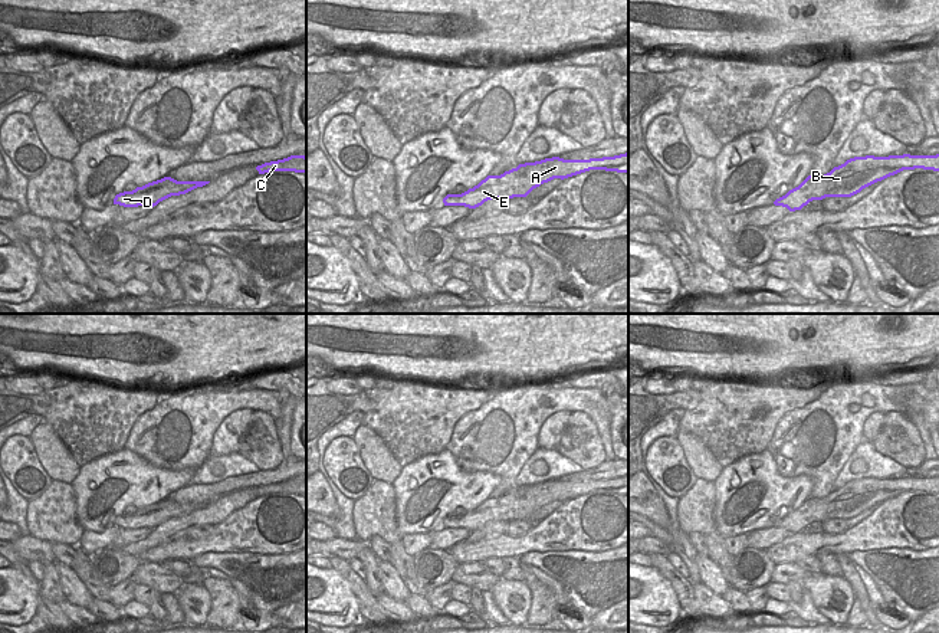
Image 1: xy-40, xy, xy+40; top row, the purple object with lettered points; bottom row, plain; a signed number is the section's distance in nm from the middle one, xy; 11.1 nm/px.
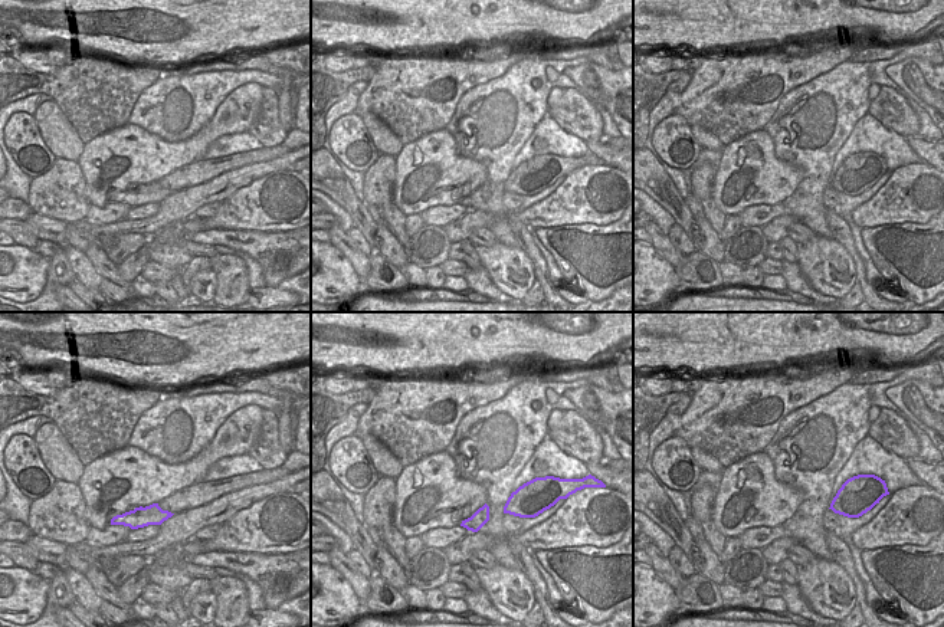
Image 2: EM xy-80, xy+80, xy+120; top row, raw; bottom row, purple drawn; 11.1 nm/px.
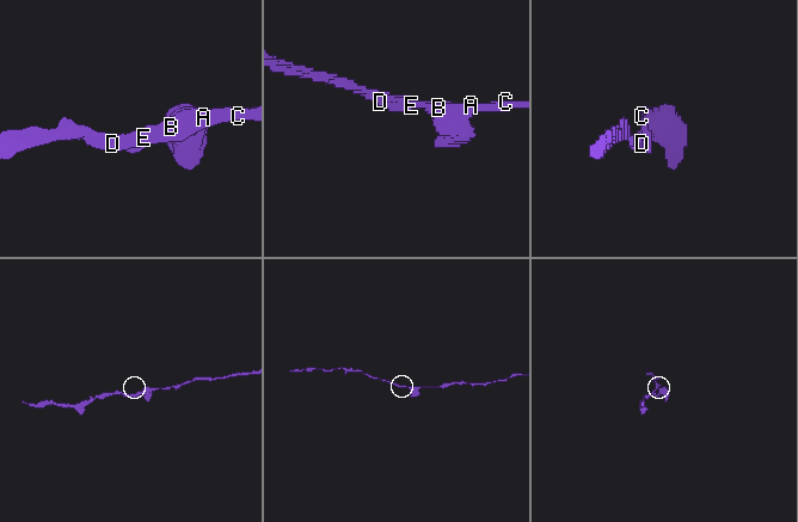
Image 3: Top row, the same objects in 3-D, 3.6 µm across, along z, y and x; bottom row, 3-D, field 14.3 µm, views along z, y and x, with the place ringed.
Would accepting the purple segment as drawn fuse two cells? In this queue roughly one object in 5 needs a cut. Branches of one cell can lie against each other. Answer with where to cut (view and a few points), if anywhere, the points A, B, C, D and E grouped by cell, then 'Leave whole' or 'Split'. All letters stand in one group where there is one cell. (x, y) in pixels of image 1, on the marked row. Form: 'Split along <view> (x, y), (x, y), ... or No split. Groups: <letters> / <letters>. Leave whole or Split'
No split. Groups: A B C D E. Leave whole.

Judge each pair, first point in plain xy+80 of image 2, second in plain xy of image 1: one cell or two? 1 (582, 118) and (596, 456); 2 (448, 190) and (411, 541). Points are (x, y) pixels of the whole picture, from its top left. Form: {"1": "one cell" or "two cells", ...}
{"1": "one cell", "2": "two cells"}

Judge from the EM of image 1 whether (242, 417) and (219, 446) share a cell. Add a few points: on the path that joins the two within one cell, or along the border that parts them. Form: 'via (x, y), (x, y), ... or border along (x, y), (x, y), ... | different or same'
via (235, 425), (226, 439) | same

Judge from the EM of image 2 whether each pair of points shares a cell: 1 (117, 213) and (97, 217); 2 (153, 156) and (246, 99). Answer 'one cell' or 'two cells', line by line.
1: one cell
2: one cell

